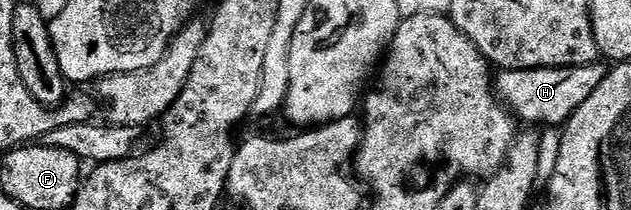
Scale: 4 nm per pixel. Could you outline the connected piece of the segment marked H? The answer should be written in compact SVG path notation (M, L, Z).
M597 62L582 66L566 66L565 68L510 68L500 70L495 73L494 87L496 95L521 121L523 121L522 119L529 120L532 123L529 125L532 126L536 126L536 123L540 123L540 126L563 126L576 113L578 106L582 106L582 102L586 102L586 98L590 98L590 94L594 94L594 90L598 90L598 86L602 86L602 82L608 77L609 69L603 68L602 65L603 63Z

